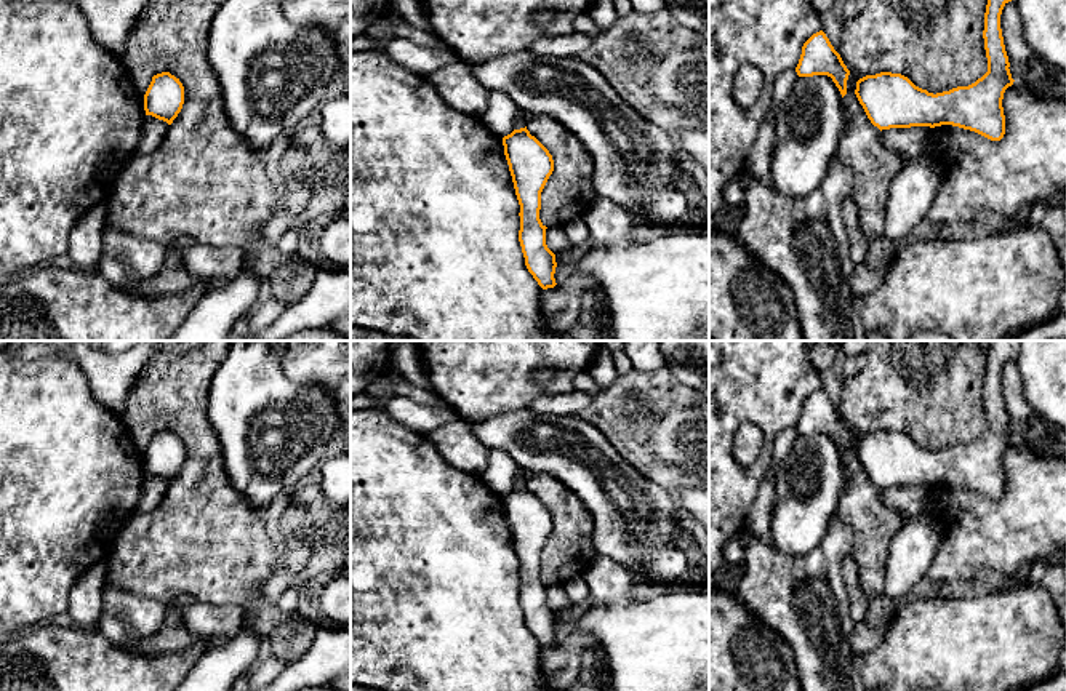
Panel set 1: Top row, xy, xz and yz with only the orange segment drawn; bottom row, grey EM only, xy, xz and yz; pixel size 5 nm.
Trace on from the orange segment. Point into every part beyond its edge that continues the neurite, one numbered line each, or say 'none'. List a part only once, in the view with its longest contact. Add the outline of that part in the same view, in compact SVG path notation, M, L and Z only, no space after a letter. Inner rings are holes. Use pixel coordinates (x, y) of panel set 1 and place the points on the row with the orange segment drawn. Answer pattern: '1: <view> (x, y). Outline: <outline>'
none

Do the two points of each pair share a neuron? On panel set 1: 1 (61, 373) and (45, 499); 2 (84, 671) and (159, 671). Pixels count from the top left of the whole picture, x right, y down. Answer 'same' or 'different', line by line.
1: same
2: same

